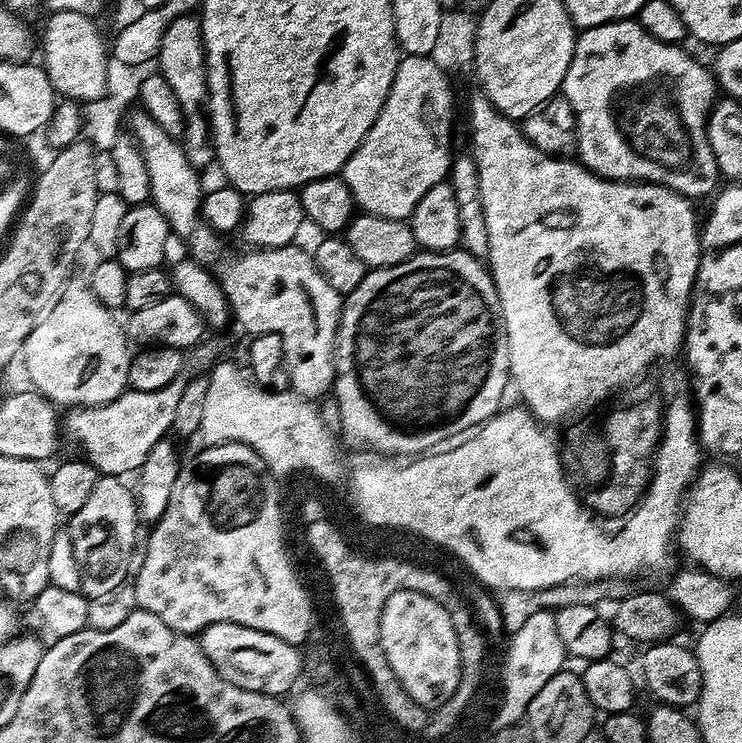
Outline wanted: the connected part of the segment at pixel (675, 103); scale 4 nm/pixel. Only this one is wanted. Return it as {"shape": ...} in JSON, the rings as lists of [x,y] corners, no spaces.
{"shape":[[[632,18],[585,28],[576,37],[562,95],[570,102],[576,119],[575,155],[597,176],[664,184],[689,198],[711,197],[717,191],[722,177],[708,141],[708,113],[717,103],[718,85],[715,75],[709,69],[707,72],[684,46],[650,38]]]}

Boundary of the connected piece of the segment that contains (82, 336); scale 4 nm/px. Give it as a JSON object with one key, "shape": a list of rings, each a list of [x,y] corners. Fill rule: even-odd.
{"shape":[[[69,283],[24,340],[22,361],[24,360],[24,368],[32,379],[31,387],[57,406],[108,404],[121,396],[129,387],[128,371],[133,353],[128,352],[130,341],[121,321],[119,324],[112,316],[115,316],[113,309],[102,306],[87,283]]]}

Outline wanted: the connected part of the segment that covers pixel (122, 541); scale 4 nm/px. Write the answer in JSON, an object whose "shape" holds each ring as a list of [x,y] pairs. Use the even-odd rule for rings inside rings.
{"shape":[[[101,475],[97,477],[93,493],[90,494],[81,510],[69,517],[68,534],[72,546],[74,562],[78,570],[78,588],[88,599],[107,594],[113,588],[125,583],[128,578],[128,563],[134,544],[134,534],[138,531],[139,512],[135,493],[119,477]]]}

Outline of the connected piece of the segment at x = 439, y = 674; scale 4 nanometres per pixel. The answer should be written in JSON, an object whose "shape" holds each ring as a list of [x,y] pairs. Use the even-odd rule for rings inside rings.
{"shape":[[[398,590],[390,594],[380,615],[380,648],[384,651],[386,663],[392,668],[392,675],[398,678],[414,702],[423,706],[437,706],[454,694],[460,680],[458,639],[455,638],[450,614],[434,598],[414,590]]]}

